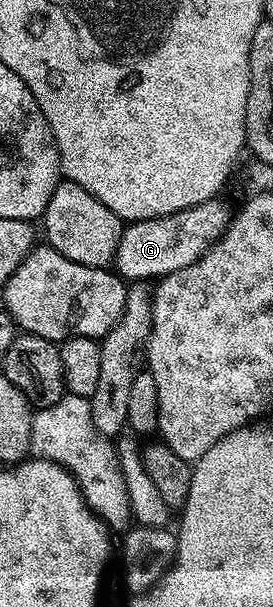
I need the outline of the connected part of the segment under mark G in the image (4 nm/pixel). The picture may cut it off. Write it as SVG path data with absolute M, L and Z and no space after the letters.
M217 200L204 202L171 216L128 223L122 229L119 240L116 273L126 280L160 280L199 260L199 256L221 237L229 224L230 211L225 211L219 203Z

